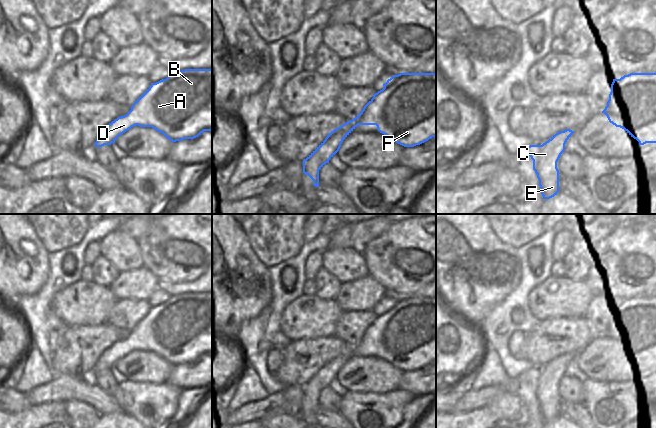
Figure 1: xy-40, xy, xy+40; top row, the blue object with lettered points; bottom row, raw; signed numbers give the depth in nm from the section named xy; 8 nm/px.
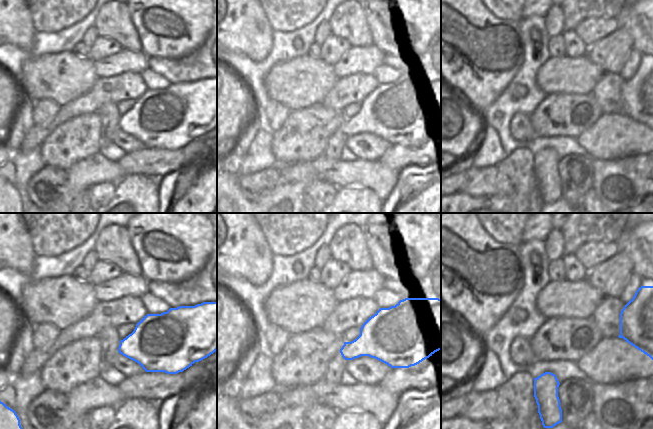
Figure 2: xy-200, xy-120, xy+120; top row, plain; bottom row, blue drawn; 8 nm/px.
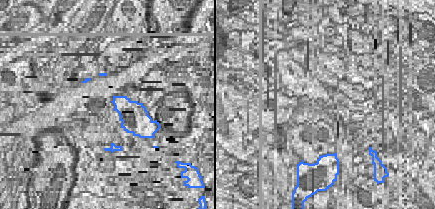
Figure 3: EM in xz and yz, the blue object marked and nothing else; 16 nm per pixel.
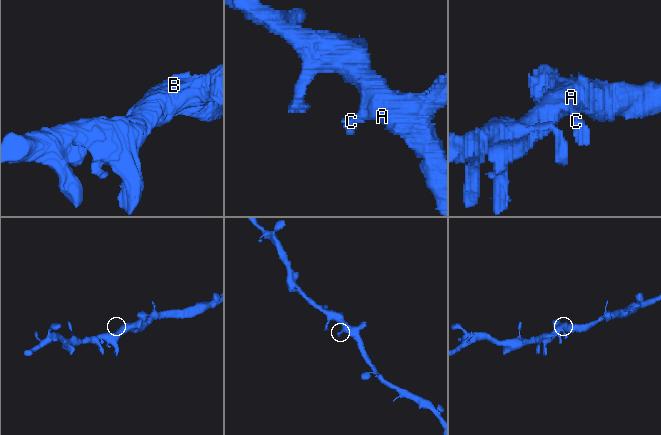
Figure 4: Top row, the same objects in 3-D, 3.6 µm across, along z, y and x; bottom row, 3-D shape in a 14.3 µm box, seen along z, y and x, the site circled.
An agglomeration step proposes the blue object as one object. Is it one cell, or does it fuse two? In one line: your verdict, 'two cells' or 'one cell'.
one cell

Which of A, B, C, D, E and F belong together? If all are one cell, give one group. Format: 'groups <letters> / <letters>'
groups A B C D E F

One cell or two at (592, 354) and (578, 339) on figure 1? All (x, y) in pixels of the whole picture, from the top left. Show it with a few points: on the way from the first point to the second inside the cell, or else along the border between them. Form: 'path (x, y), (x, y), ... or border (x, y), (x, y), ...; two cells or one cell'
border (591, 341), (574, 355); two cells

